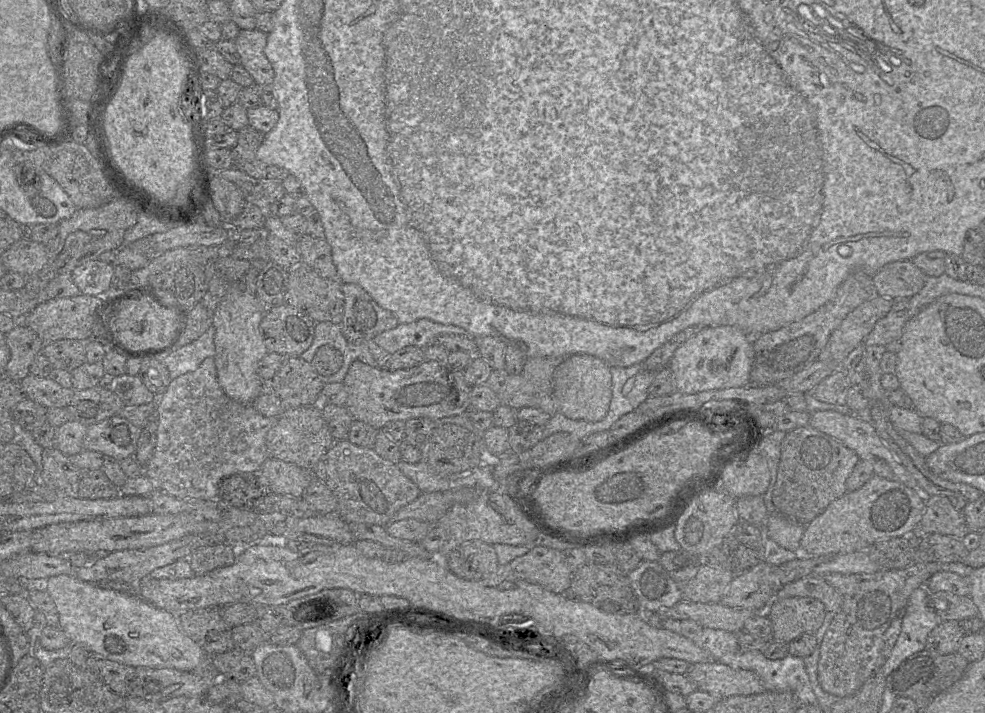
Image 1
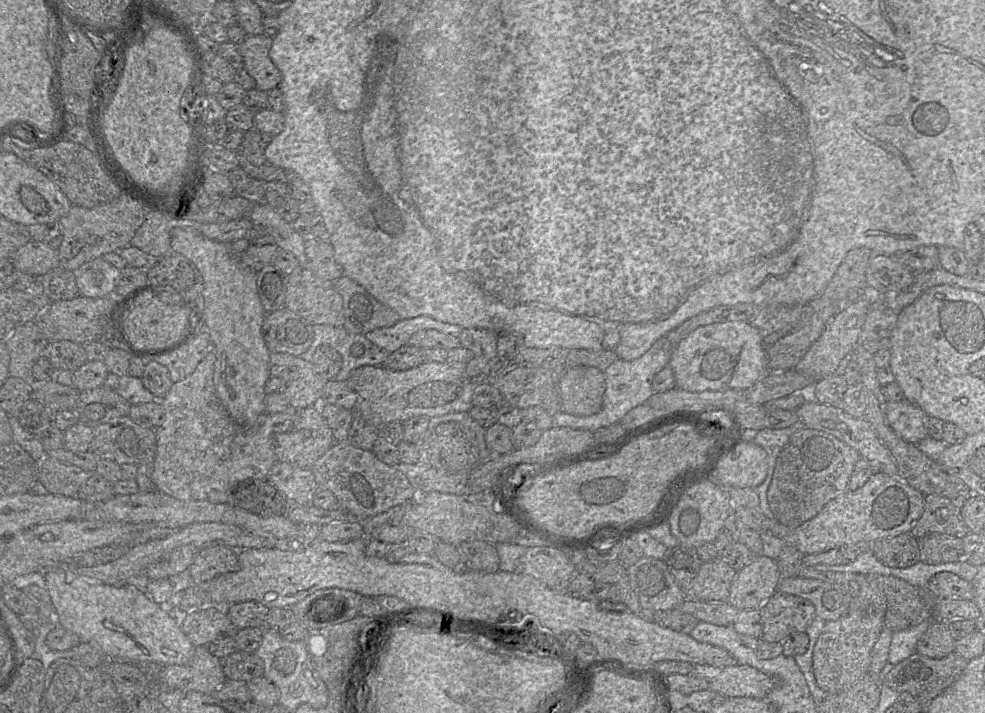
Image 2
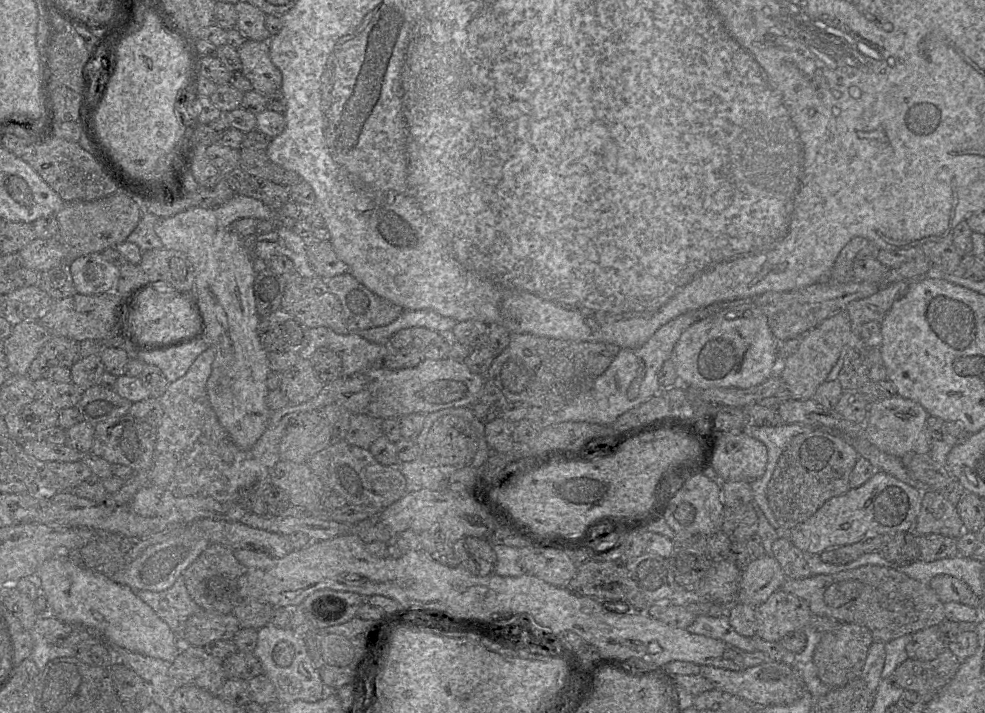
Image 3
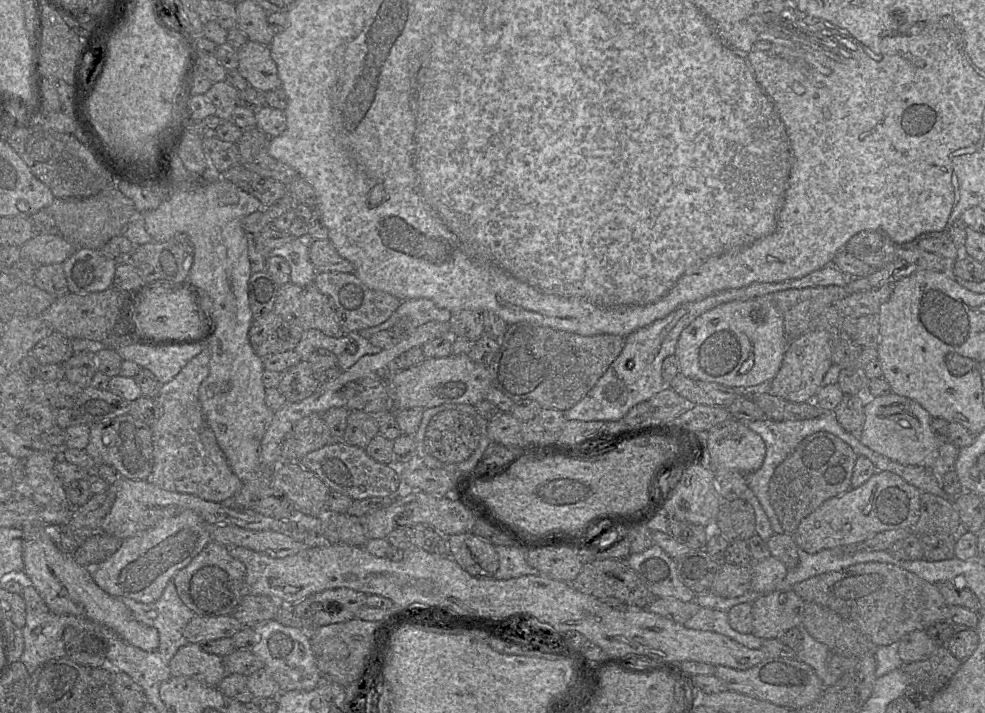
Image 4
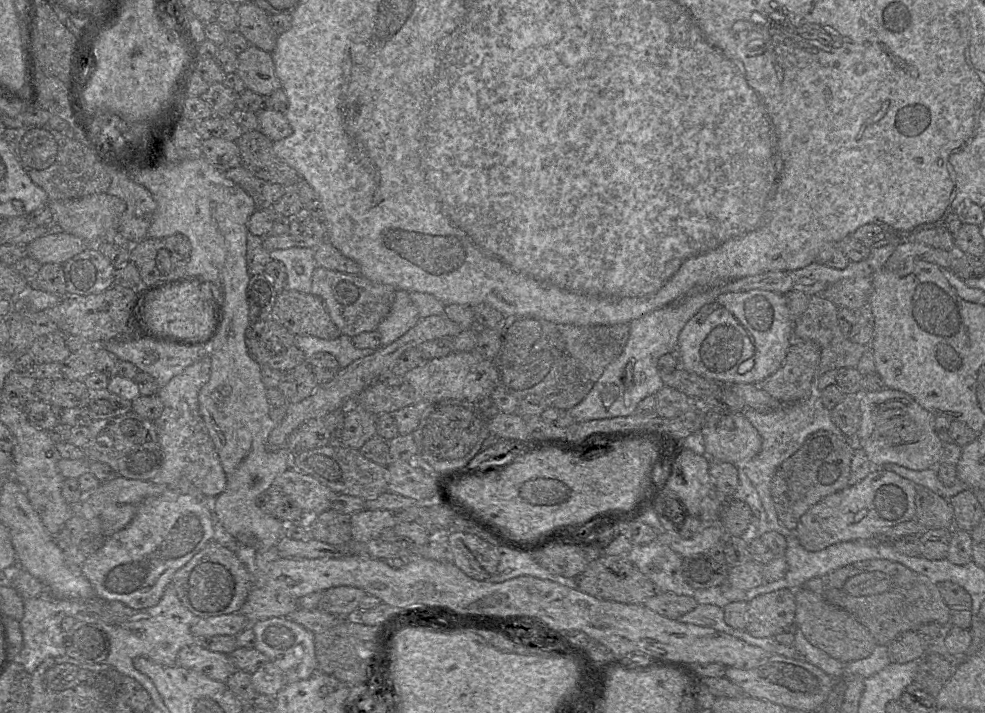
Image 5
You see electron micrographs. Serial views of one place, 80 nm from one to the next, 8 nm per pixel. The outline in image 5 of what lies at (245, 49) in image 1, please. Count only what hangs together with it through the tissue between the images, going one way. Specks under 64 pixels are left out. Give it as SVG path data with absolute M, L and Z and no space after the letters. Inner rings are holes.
M249 45L238 54L236 73L244 81L246 89L262 96L268 96L280 89L272 54L255 45Z

